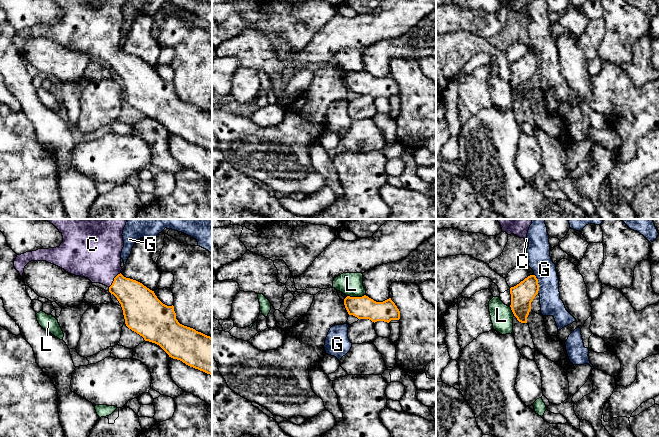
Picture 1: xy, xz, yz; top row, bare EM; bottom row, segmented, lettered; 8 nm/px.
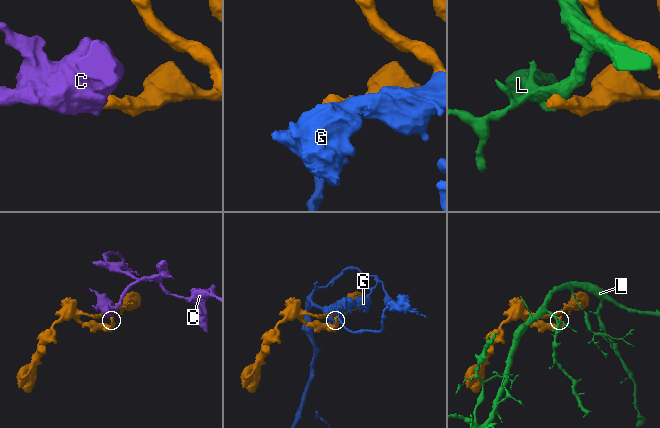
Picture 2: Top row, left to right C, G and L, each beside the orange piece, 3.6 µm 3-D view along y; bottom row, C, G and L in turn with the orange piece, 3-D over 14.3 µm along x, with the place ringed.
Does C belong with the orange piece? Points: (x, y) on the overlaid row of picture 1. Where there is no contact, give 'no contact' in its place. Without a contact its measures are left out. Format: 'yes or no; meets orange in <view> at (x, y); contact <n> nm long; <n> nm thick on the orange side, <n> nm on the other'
yes; meets orange in xy at (114, 280); contact 160 nm long; 280 nm thick on the orange side, 400 nm on the other

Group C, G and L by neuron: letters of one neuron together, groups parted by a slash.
C / G / L

